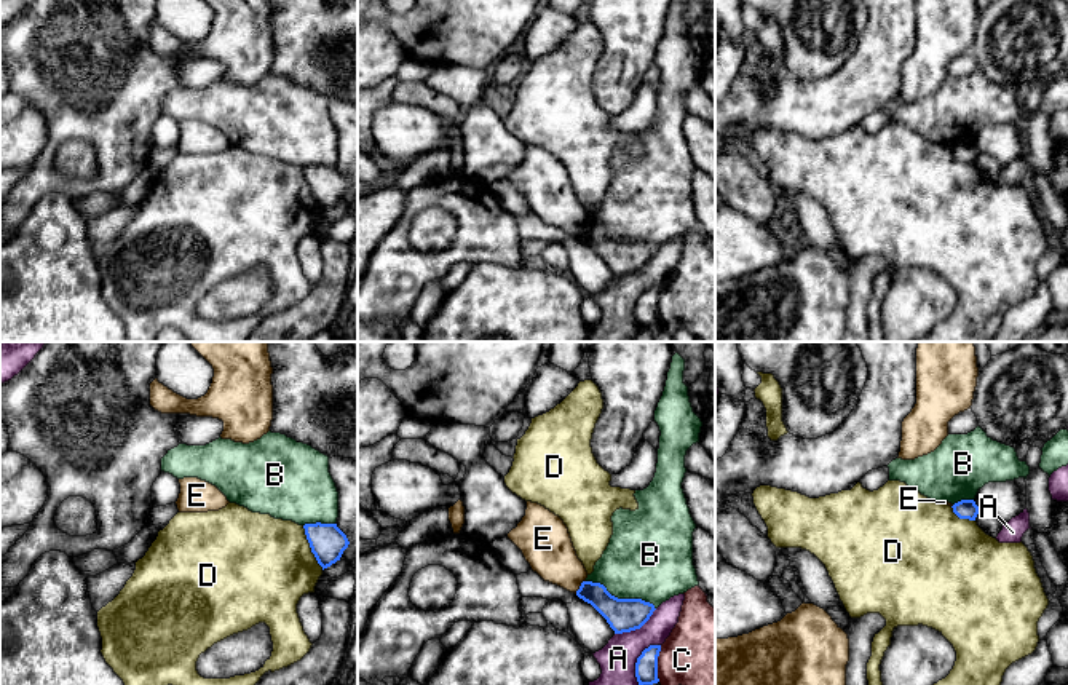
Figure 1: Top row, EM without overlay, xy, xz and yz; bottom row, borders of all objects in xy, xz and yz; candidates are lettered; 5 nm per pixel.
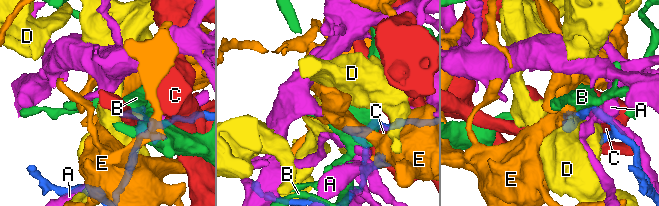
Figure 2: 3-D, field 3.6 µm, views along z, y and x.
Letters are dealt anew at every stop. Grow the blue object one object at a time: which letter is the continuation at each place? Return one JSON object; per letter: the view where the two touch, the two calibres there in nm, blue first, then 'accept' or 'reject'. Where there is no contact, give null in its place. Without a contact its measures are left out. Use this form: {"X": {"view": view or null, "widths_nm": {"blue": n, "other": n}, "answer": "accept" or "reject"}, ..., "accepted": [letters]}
{"A": {"view": "xz", "widths_nm": {"blue": 110, "other": 220}, "answer": "reject"}, "B": {"view": "xz", "widths_nm": {"blue": 170, "other": 420}, "answer": "reject"}, "C": {"view": "xz", "widths_nm": {"blue": 110, "other": 400}, "answer": "reject"}, "D": {"view": "xy", "widths_nm": {"blue": 180, "other": 480}, "answer": "reject"}, "E": {"view": "xz", "widths_nm": {"blue": 160, "other": 240}, "answer": "reject"}, "accepted": []}

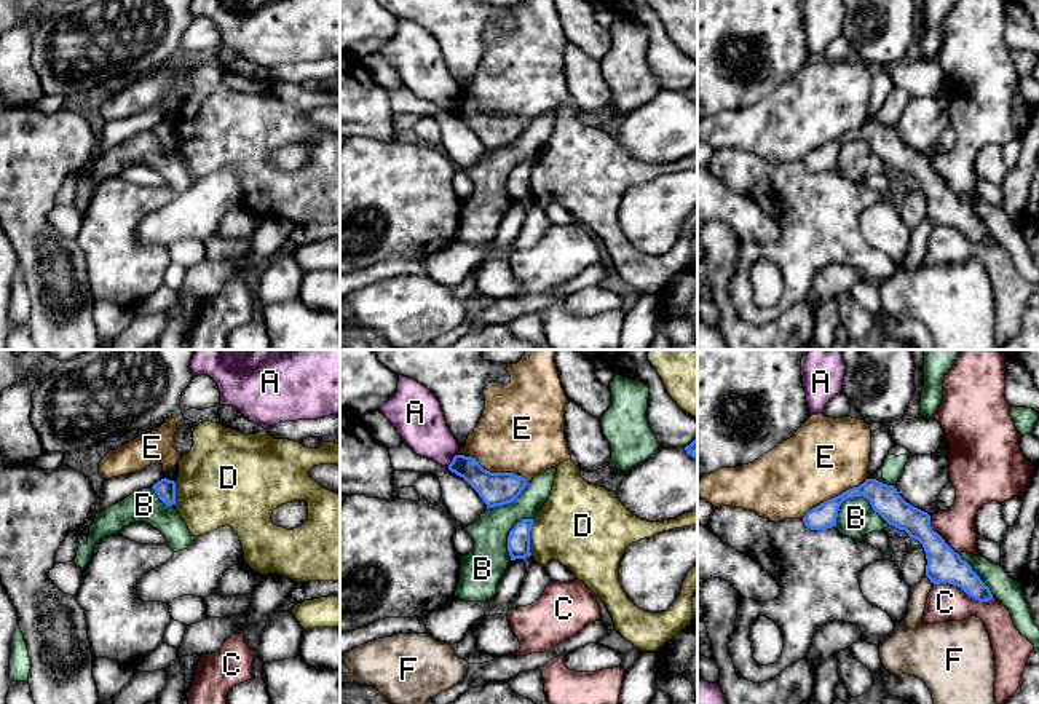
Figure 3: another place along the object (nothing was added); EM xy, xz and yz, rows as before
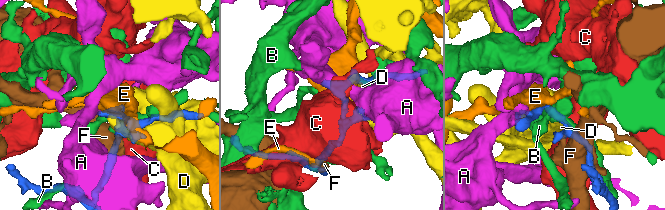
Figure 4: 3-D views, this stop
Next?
{"A": {"view": "xz", "widths_nm": {"blue": 160, "other": 240}, "answer": "reject"}, "B": {"view": "yz", "widths_nm": {"blue": 150, "other": 190}, "answer": "reject"}, "C": {"view": "yz", "widths_nm": {"blue": 180, "other": 190}, "answer": "reject"}, "D": {"view": "xz", "widths_nm": {"blue": 110, "other": 400}, "answer": "reject"}, "E": {"view": "xz", "widths_nm": {"blue": 170, "other": 420}, "answer": "reject"}, "F": {"view": "yz", "widths_nm": {"blue": 180, "other": 110}, "answer": "reject"}, "accepted": []}

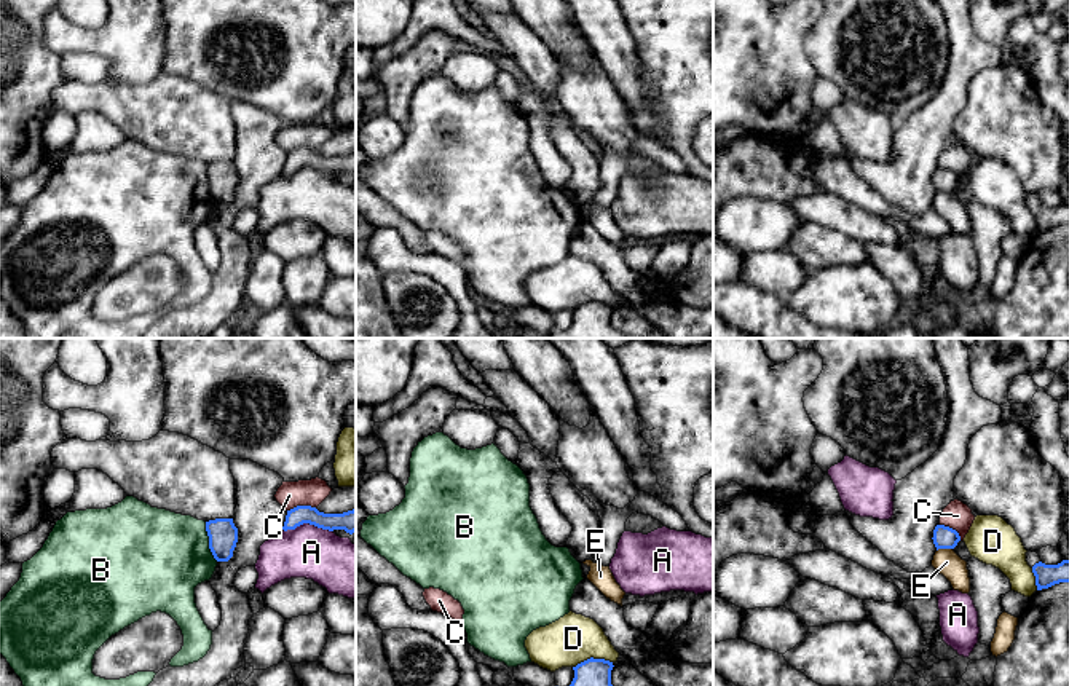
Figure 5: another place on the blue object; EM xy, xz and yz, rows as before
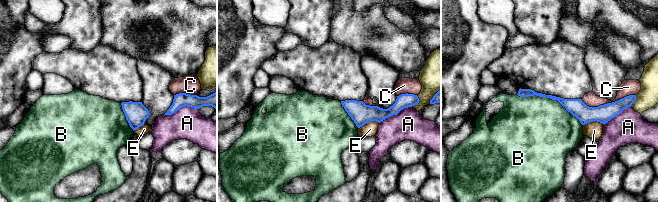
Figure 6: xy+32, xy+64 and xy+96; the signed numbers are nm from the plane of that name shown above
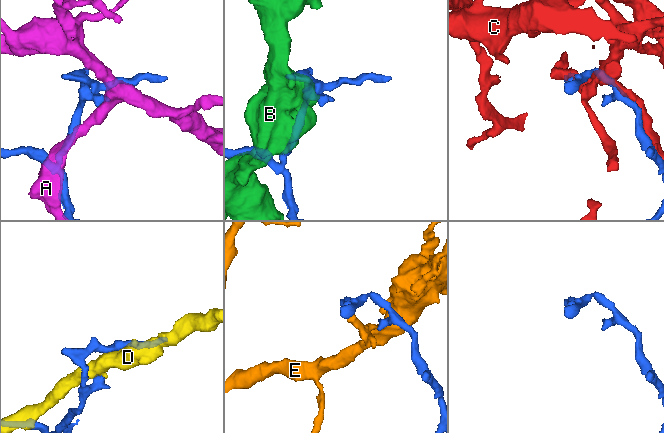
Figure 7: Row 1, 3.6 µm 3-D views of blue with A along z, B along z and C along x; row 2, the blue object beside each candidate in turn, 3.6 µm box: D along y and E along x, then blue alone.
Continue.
{"A": {"view": "xy", "widths_nm": {"blue": 110, "other": 260}, "answer": "reject"}, "B": {"view": "xy", "widths_nm": {"blue": 150, "other": 460}, "answer": "reject"}, "C": {"view": "xy", "widths_nm": {"blue": 100, "other": 140}, "answer": "reject"}, "D": {"view": "xz", "widths_nm": {"blue": 240, "other": 240}, "answer": "reject"}, "E": {"view": "yz", "widths_nm": {"blue": 110, "other": 140}, "answer": "reject"}, "accepted": []}

